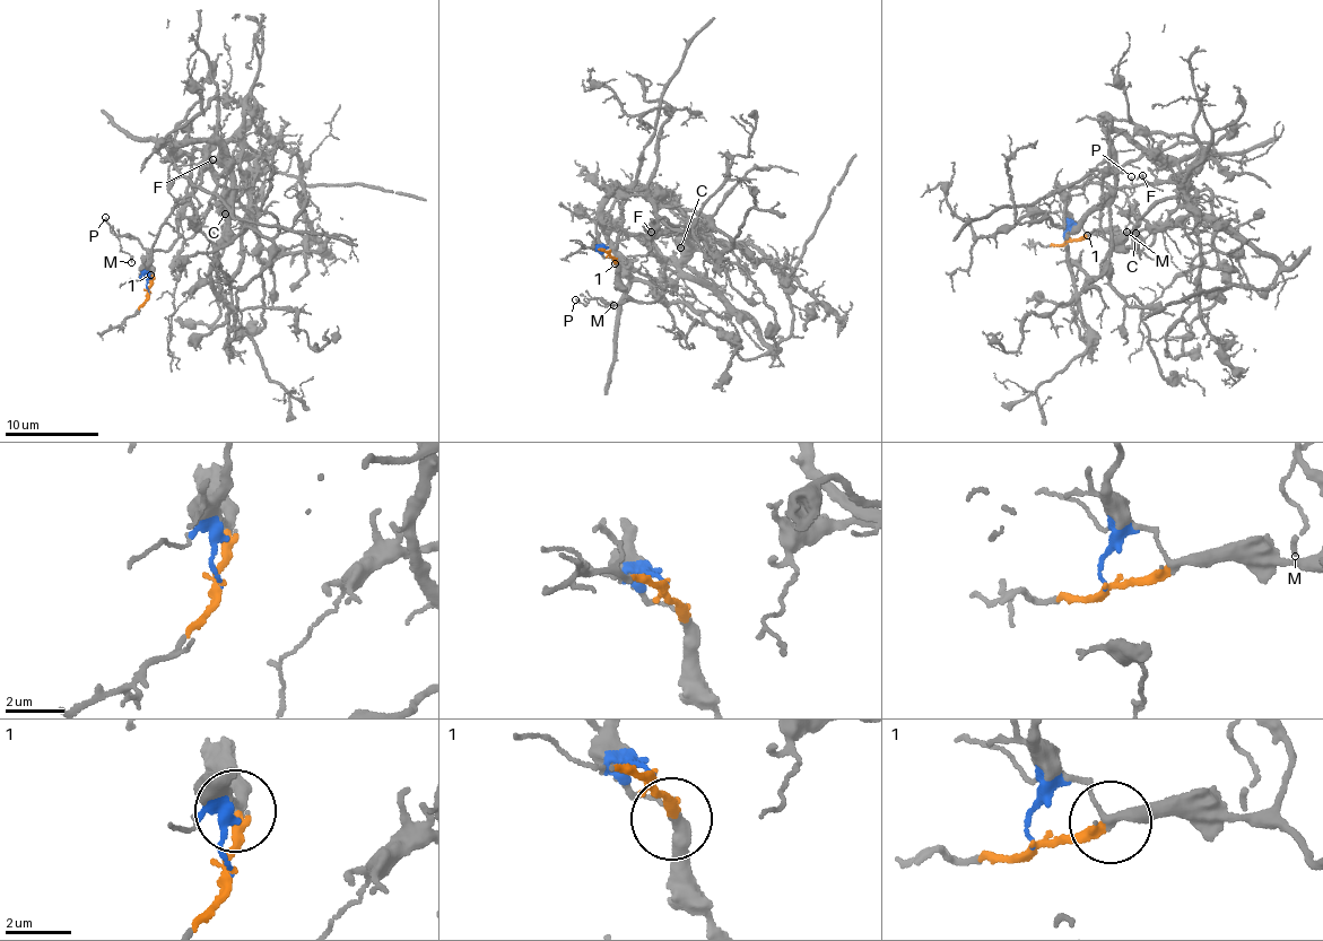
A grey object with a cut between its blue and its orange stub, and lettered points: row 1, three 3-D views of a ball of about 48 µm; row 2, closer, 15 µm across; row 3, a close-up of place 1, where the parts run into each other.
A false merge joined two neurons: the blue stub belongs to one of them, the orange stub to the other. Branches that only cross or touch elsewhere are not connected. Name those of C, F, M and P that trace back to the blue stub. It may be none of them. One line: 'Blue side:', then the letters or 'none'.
Blue side: C, F

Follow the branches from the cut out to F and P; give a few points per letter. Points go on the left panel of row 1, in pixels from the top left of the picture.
F: (149, 292), (147, 266), (157, 236), (175, 207), (188, 194), (196, 193), (202, 168), (212, 159)
P: (149, 292), (151, 271), (144, 261), (149, 255), (136, 240), (115, 231), (106, 217)

